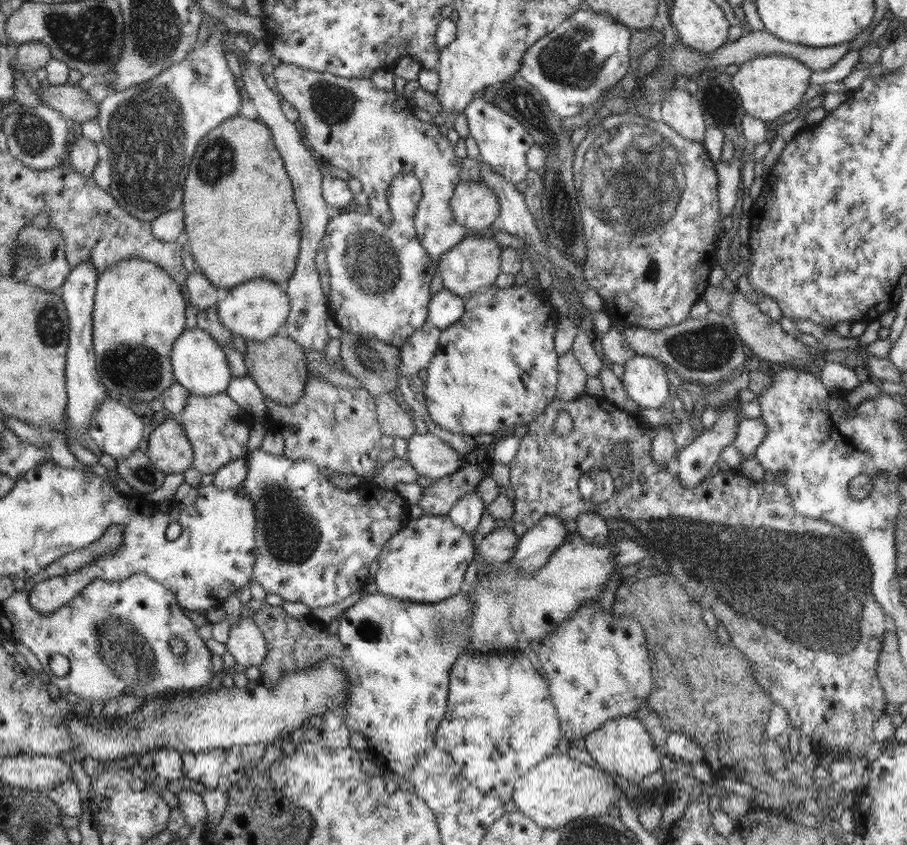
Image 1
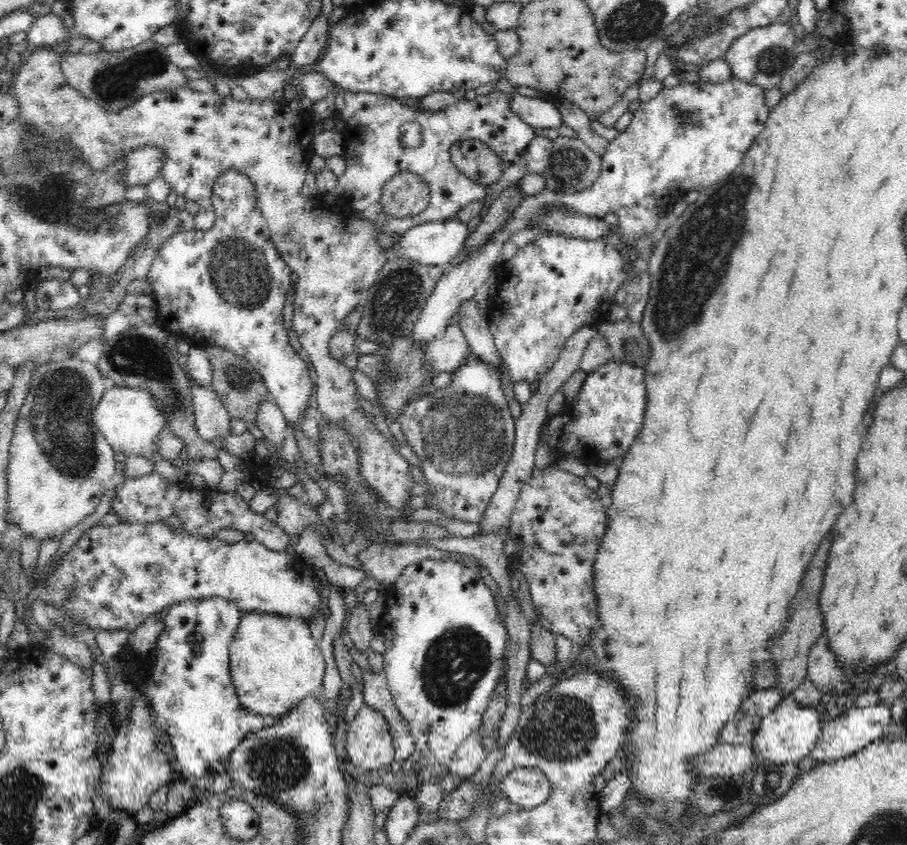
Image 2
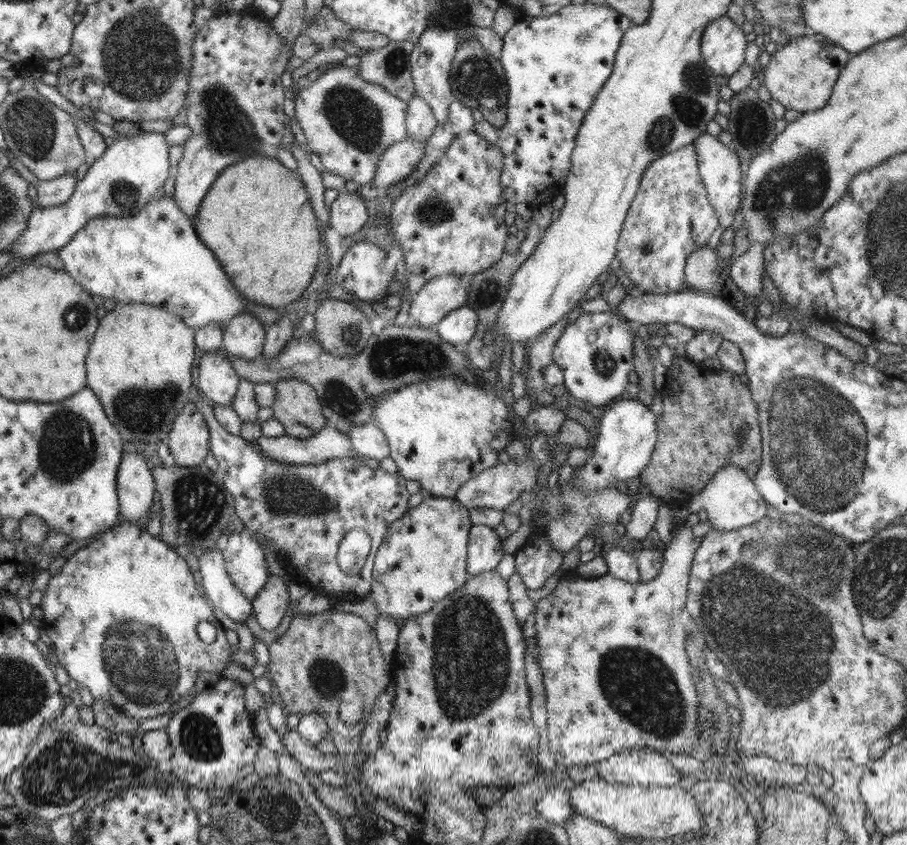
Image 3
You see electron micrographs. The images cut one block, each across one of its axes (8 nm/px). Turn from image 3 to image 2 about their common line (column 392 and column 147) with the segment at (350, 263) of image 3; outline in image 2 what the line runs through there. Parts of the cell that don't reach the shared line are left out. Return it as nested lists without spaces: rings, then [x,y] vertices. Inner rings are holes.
[[[228,169],[220,174],[213,186],[216,190],[210,199],[215,212],[214,226],[208,230],[195,228],[178,232],[157,246],[158,256],[147,275],[154,292],[156,320],[170,334],[203,340],[204,344],[226,348],[245,358],[262,376],[269,390],[268,399],[282,409],[289,426],[301,430],[302,414],[309,407],[313,383],[306,363],[290,346],[284,327],[283,310],[286,292],[292,285],[292,272],[276,253],[268,223],[262,218],[256,204],[256,187],[252,179],[240,171]]]

